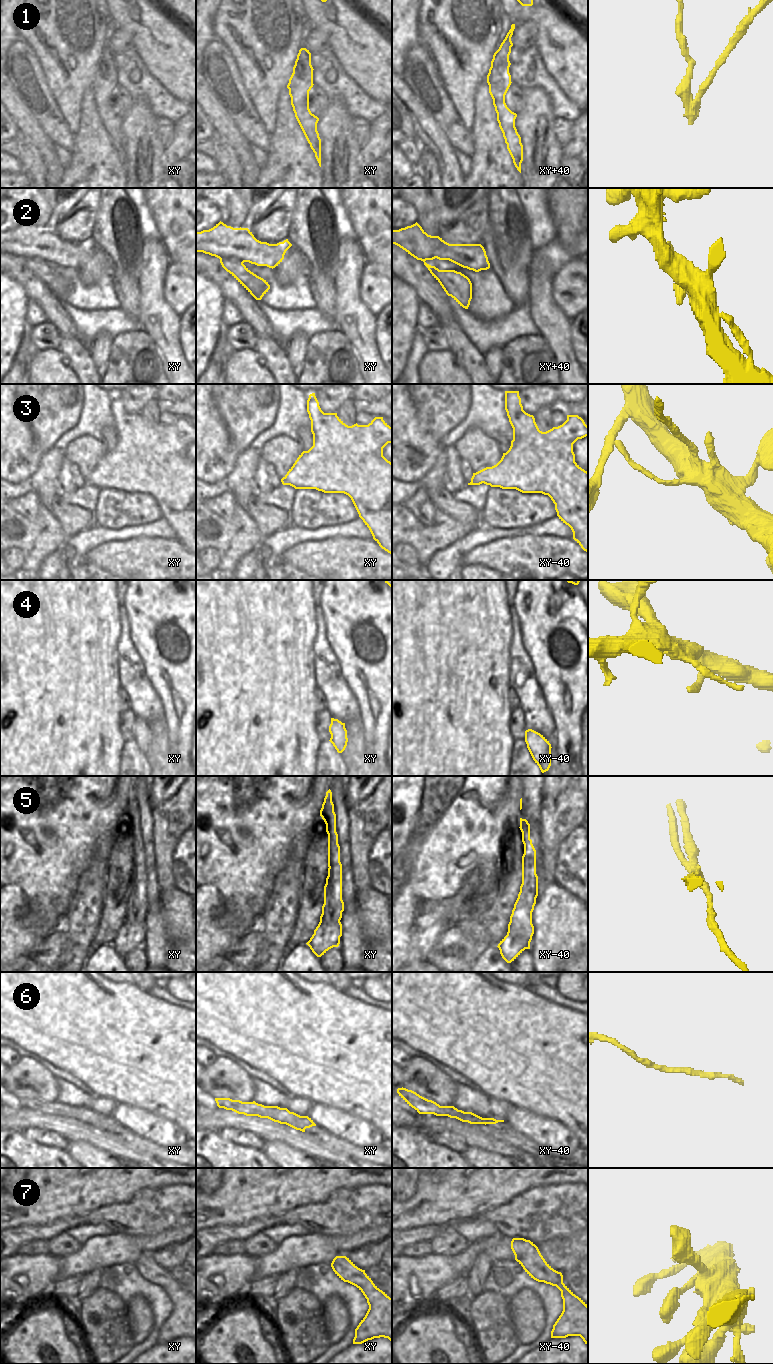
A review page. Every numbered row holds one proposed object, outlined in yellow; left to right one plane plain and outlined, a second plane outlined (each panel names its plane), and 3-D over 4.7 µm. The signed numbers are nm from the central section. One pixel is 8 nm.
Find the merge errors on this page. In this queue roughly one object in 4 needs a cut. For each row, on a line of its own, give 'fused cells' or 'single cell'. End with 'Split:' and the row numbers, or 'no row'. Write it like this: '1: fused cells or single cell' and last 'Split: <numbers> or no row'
1: fused cells
2: single cell
3: single cell
4: single cell
5: fused cells
6: single cell
7: single cell
Split: 1, 5

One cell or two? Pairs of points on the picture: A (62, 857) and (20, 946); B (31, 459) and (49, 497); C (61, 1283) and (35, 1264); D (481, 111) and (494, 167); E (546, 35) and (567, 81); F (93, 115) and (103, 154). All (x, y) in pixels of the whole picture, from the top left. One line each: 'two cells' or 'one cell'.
A: one cell
B: two cells
C: two cells
D: one cell
E: one cell
F: one cell

